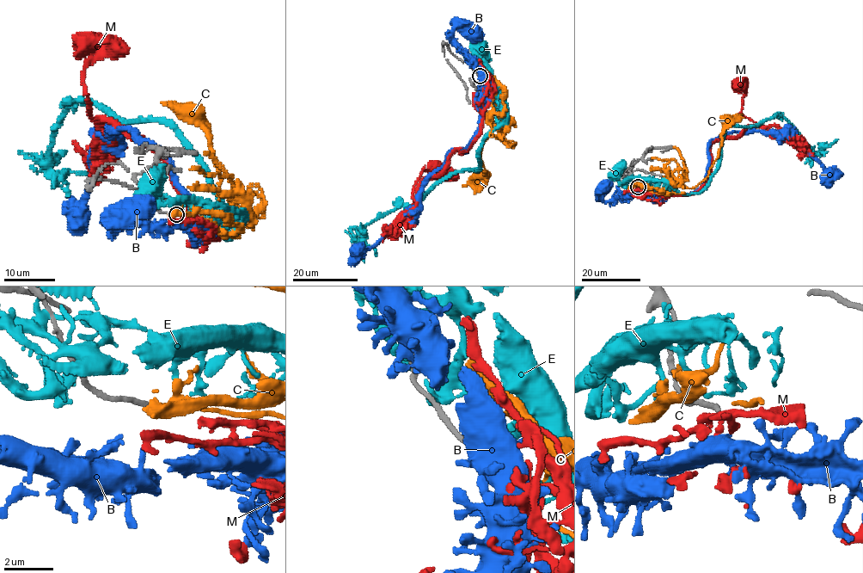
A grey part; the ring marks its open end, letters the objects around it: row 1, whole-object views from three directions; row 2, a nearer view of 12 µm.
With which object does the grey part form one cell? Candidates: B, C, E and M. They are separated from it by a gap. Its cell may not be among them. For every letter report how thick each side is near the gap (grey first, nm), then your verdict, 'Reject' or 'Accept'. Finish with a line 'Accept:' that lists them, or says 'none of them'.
B: Thickness 200 nm (grey) against 400 nm. Reject
C: Thickness 200 nm (grey) against 160 nm. Accept
E: Thickness 200 nm (grey) against 190 nm. Reject
M: Thickness 200 nm (grey) against 380 nm. Reject
Accept: C

